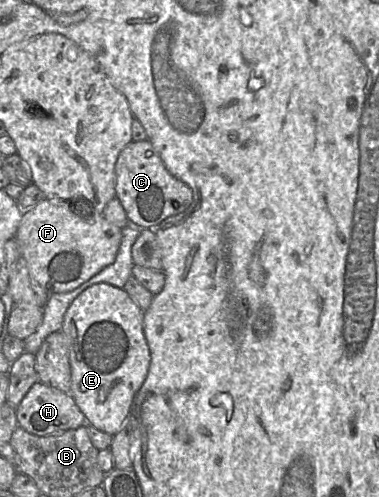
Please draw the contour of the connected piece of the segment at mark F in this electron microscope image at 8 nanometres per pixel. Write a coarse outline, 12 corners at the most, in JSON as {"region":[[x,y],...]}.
{"region":[[63,199],[24,210],[31,278],[76,289],[115,261],[122,229]]}

